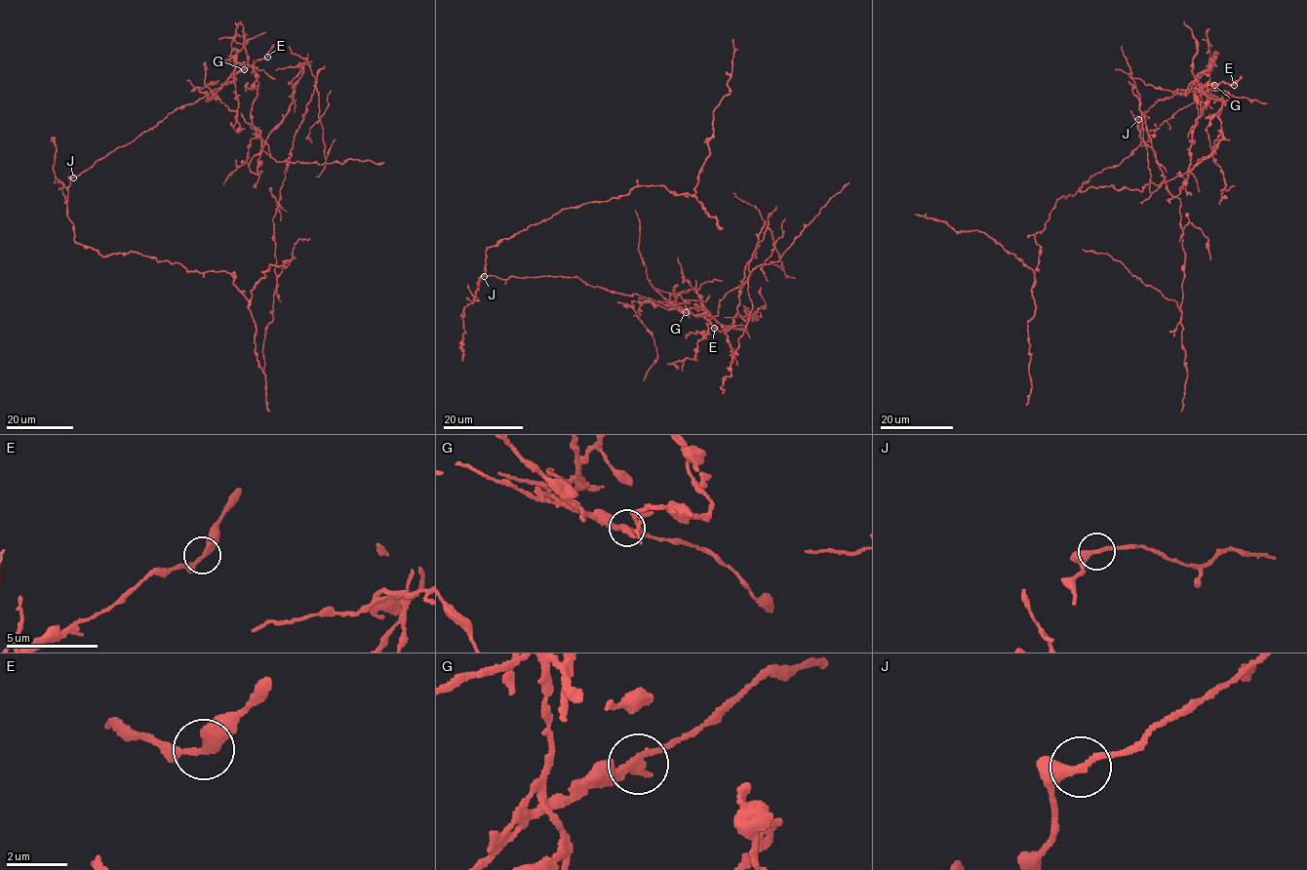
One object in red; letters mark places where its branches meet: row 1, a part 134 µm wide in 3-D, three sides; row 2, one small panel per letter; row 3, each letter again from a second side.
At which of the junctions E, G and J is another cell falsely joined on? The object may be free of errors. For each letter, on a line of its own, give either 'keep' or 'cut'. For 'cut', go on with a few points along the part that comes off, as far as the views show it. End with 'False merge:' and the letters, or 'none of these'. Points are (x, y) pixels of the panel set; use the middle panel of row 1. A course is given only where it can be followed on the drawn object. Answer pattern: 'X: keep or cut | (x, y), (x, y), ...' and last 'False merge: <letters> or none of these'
E: keep
G: cut | (686, 312), (673, 308), (682, 292), (715, 316), (740, 288), (726, 332), (737, 348), (764, 221)
J: keep
False merge: G

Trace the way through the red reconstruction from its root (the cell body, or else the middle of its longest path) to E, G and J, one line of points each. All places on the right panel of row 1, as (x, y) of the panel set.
E: (1162, 98), (1168, 98), (1173, 94), (1186, 95), (1223, 82), (1233, 85)
G: (1162, 98), (1168, 98), (1173, 94), (1186, 95), (1214, 85)
J: (1162, 98), (1138, 119)

